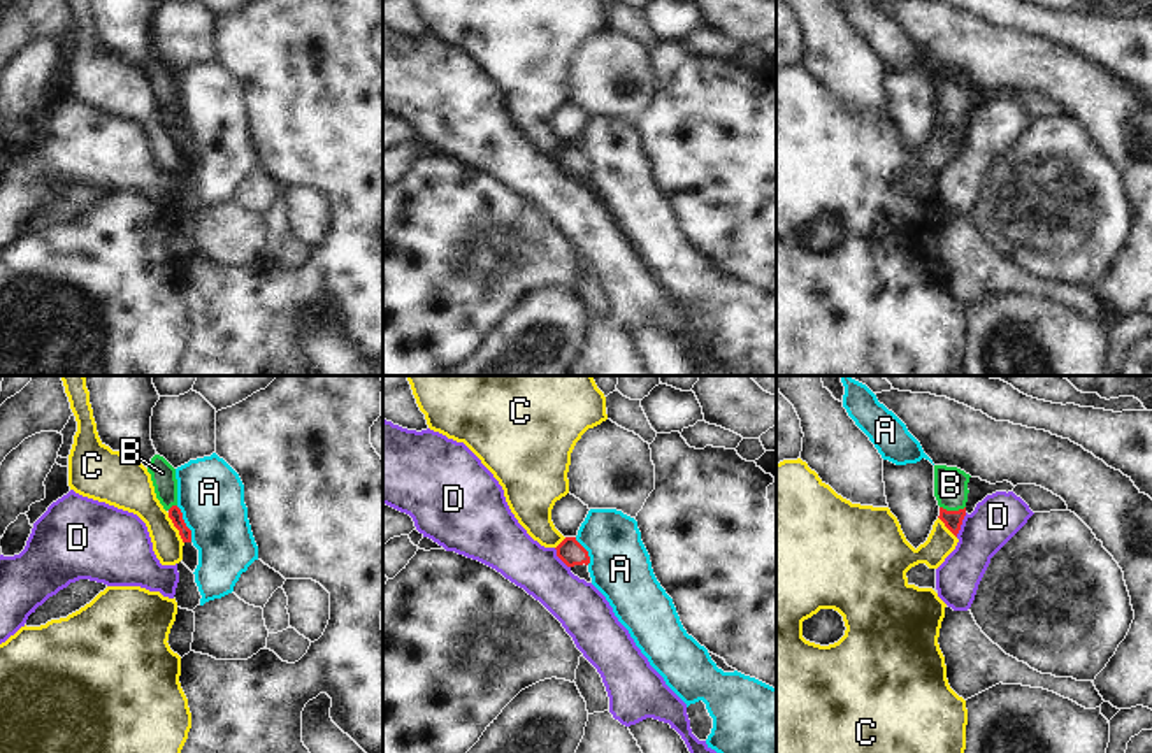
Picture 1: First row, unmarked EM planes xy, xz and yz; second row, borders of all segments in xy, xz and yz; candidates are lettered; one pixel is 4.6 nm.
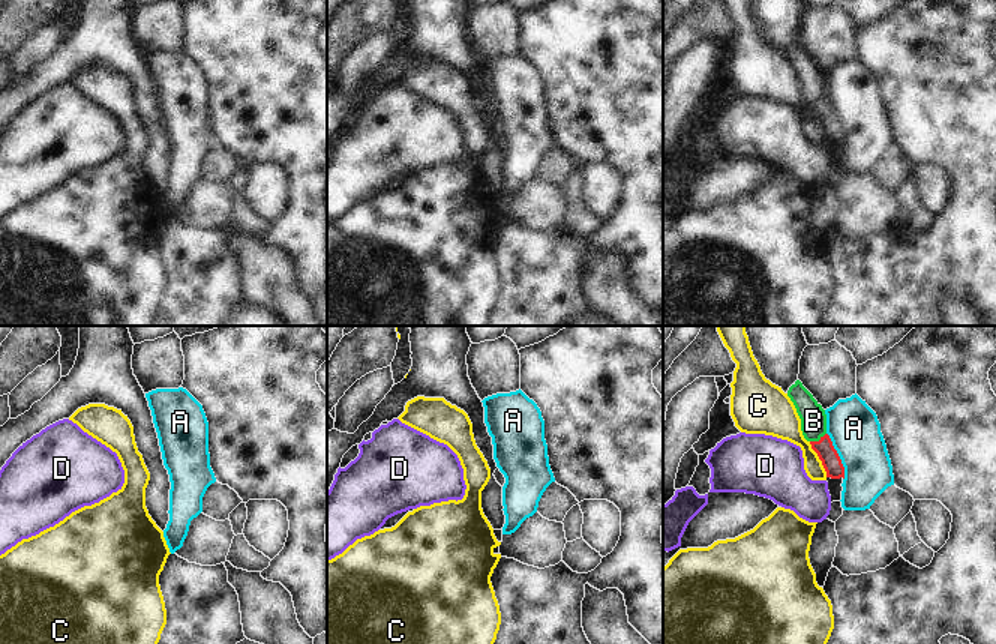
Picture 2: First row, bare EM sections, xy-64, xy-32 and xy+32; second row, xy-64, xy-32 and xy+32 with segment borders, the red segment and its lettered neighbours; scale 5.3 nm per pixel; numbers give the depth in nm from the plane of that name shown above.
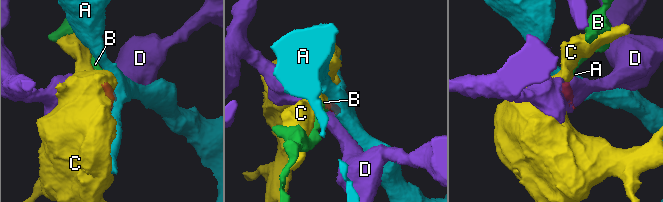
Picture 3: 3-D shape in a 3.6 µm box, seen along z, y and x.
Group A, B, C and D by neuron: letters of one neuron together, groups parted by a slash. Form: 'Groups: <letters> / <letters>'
Groups: A / B / C / D.

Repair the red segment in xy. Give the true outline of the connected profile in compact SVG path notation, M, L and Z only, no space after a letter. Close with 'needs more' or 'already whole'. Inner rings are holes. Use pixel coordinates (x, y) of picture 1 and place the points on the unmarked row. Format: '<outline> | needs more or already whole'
M155 61L148 72L148 79L151 81L156 105L169 119L169 125L179 137L183 149L191 149L191 137L186 133L183 119L177 114L176 75L163 63Z | needs more

